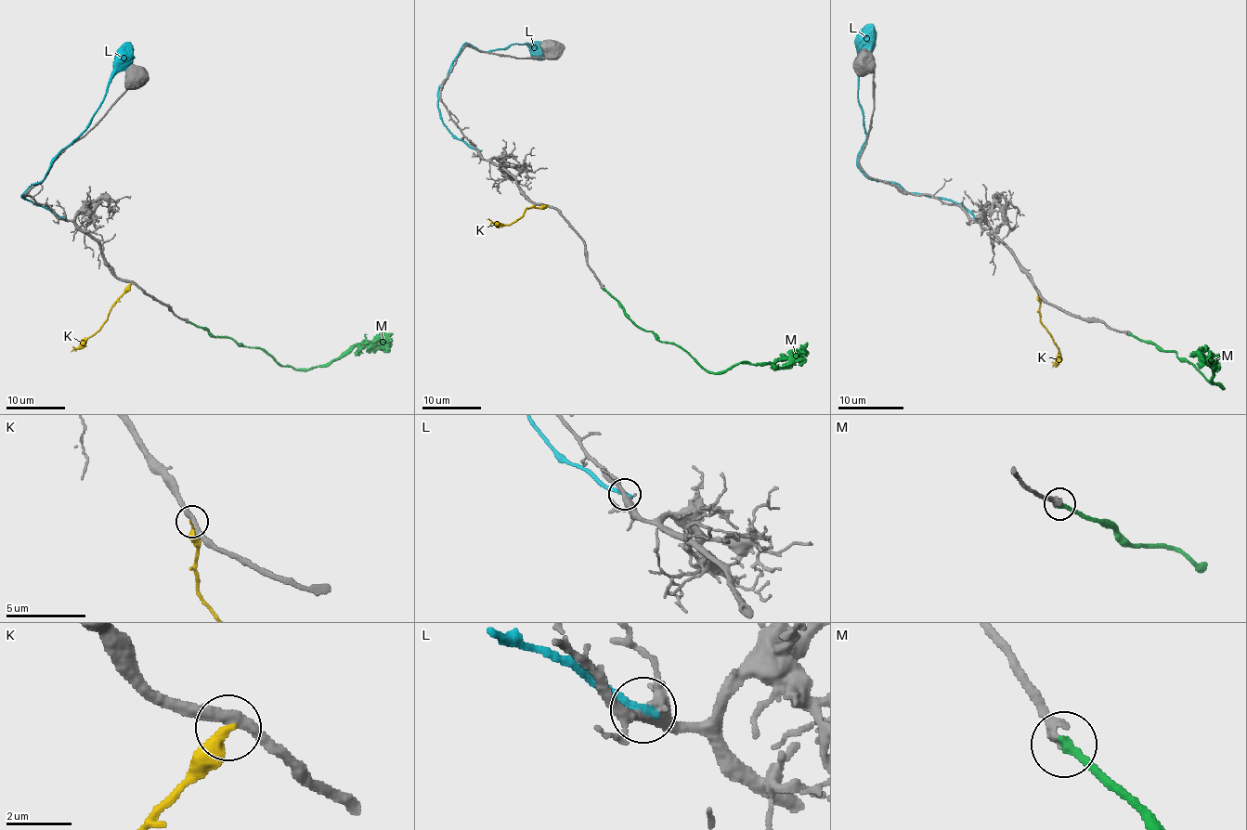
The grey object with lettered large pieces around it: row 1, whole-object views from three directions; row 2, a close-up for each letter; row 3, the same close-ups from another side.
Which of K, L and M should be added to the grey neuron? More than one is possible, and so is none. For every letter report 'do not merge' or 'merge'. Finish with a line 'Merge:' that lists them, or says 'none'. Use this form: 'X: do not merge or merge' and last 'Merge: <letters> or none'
K: do not merge
L: do not merge
M: merge
Merge: M

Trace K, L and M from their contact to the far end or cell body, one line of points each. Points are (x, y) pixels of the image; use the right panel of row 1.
K: (1038, 292), (1040, 322), (1058, 348), (1058, 361), (1053, 368)
L: (976, 219), (950, 200), (909, 194), (858, 166), (866, 138), (858, 41), (871, 24)
M: (1130, 333), (1162, 350), (1173, 350), (1223, 387), (1212, 381), (1212, 361), (1188, 356)

